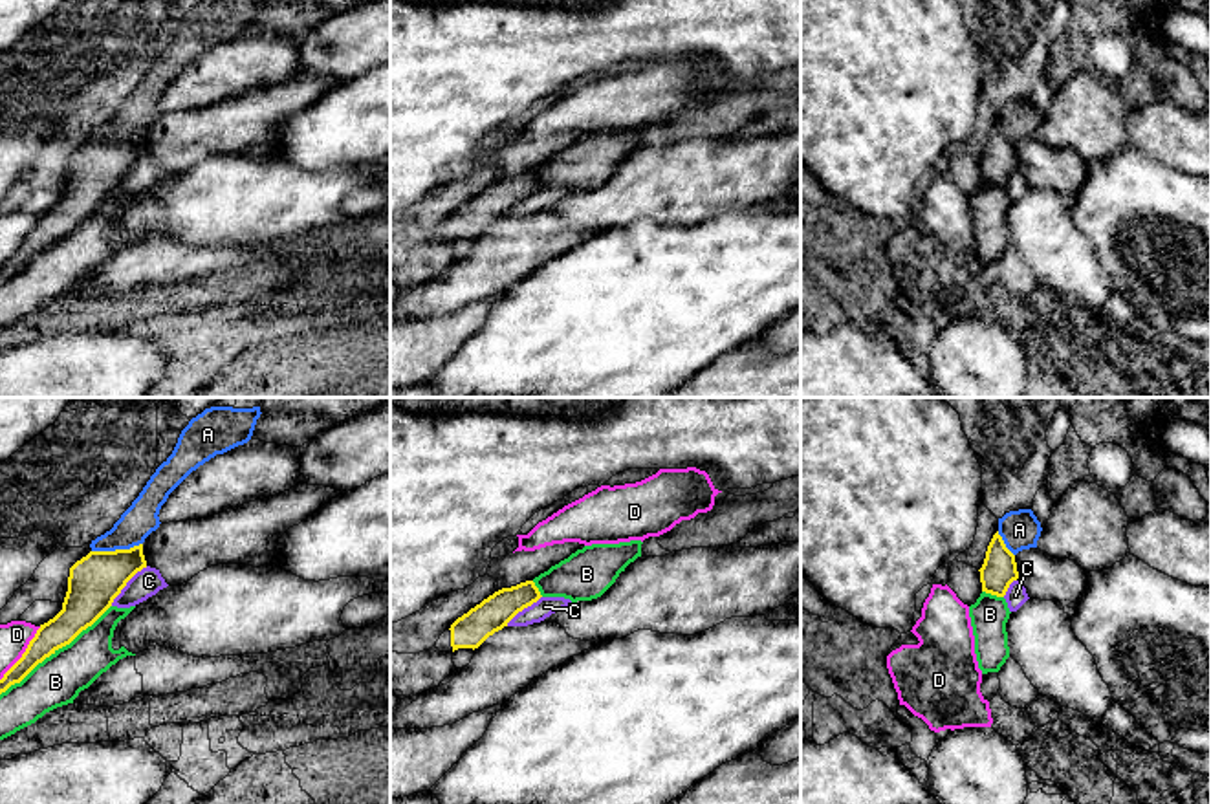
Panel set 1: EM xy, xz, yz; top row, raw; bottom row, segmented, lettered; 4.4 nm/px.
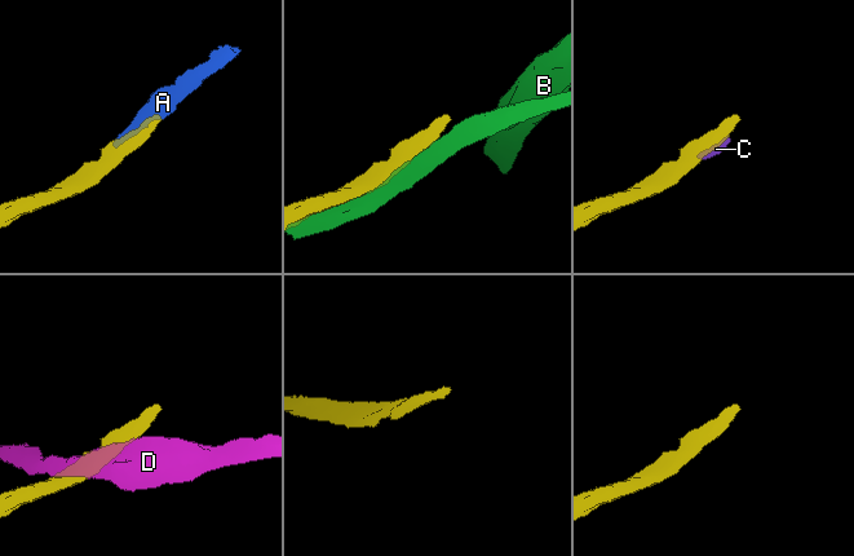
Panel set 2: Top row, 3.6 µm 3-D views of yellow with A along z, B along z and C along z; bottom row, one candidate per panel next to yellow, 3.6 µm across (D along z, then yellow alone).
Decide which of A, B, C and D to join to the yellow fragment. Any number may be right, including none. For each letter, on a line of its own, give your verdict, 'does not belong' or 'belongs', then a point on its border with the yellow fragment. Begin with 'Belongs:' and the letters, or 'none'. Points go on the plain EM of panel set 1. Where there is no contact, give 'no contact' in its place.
Belongs: A
A: belongs; contact xy (116, 140)
B: does not belong; contact xy (55, 239)
C: does not belong; contact xy (125, 174)
D: does not belong; contact xy (22, 244)

